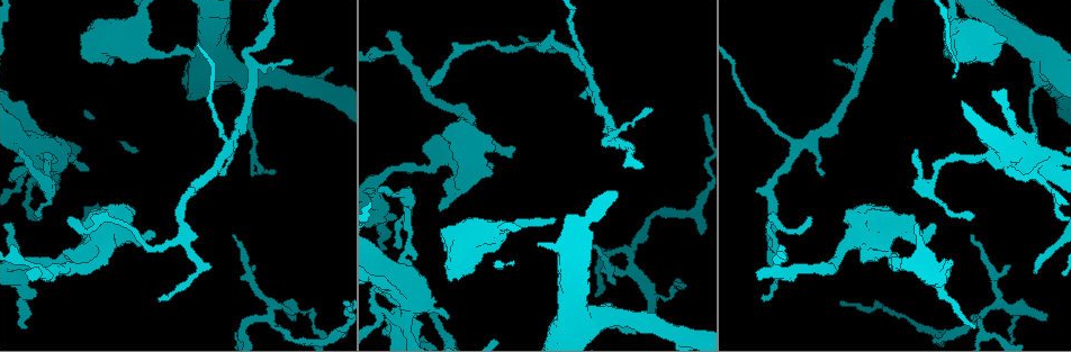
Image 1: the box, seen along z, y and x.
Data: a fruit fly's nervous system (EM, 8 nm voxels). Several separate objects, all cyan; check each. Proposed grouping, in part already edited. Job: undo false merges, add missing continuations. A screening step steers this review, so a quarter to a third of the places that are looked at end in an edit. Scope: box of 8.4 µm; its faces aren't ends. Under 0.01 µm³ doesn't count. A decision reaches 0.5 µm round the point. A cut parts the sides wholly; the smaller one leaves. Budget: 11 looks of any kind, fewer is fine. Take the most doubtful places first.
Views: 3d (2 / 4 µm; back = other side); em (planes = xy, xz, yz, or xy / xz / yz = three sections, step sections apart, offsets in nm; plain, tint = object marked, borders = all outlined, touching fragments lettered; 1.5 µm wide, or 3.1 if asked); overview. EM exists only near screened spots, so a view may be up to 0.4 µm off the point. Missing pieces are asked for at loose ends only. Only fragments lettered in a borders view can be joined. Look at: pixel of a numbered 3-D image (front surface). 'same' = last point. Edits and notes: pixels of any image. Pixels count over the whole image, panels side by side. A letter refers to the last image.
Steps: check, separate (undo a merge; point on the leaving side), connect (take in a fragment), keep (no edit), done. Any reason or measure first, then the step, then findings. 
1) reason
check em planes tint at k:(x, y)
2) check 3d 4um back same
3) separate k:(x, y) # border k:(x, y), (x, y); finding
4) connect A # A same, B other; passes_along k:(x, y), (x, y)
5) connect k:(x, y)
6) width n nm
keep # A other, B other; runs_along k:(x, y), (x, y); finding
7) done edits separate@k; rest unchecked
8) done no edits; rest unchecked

sudden change in width
check 3d 4um at 1:(403, 265)

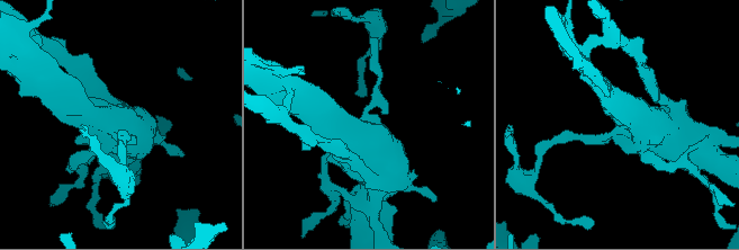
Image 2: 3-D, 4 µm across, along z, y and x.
check em planes borders at 2:(622, 132)

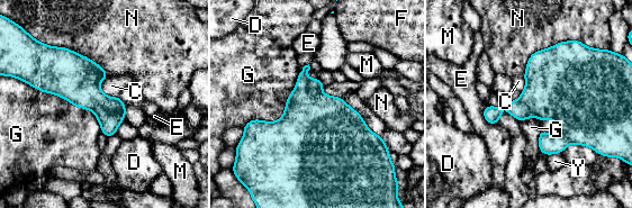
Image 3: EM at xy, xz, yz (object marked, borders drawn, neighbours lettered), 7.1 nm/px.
width 220 nm
separate 3:(109, 121) # C other, D other, E other, F other, G other, M other, N other, Y other; border 3:(92, 109), (104, 107), (124, 116); two cells meet here

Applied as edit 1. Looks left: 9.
branch stops here
check 3d 4um at 1:(1045, 314)

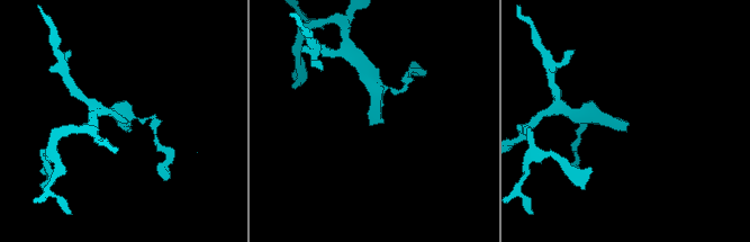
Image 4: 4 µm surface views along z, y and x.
need the tissue
check em planes tint at 4:(624, 124)

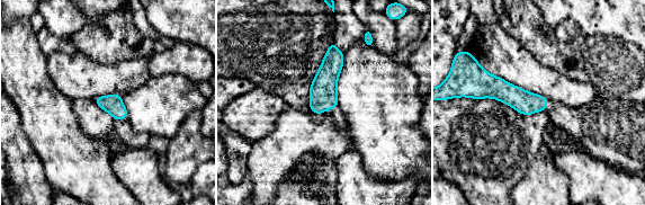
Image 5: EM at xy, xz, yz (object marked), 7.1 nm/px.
check em planes borders same

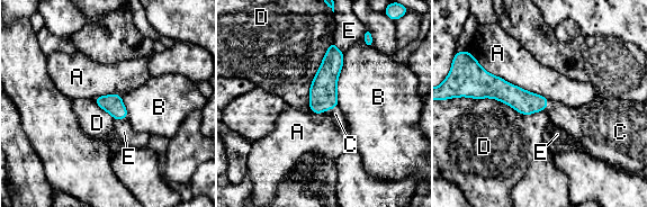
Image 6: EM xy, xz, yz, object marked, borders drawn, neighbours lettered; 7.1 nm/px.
connect C # A other, B other, C same, D other, E other; passes_along 6:(323, 96), (328, 109), (335, 114); the cell continues

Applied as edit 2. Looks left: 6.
branch stops here
check 3d 2um at 1:(1006, 40)

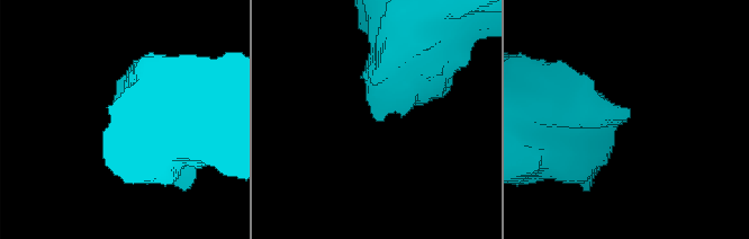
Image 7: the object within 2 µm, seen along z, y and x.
need the tissue
check em planes borders at 7:(378, 119)

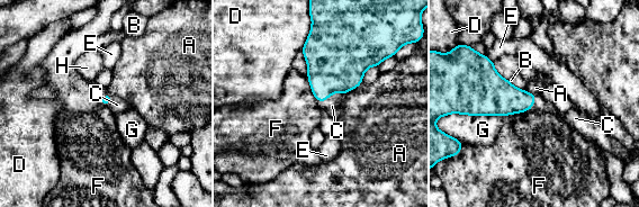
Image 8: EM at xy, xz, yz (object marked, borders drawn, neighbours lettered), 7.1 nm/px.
connect C # A other, B other, C same, D other, E other, F other, G other, H other; passes_along 8:(336, 61), (330, 95), (332, 106); it goes on there

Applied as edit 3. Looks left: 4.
thin end
check em planes borders at 1:(916, 151)

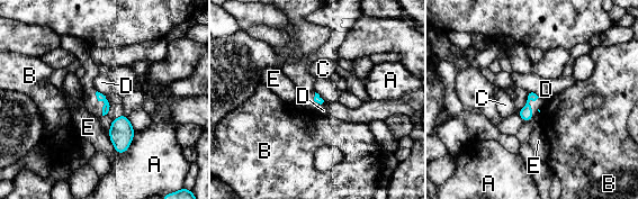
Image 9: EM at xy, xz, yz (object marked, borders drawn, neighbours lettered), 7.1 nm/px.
longest_contact A 200 nm
keep # A other, B other, C other, D other, E other; border 9:(529, 92), (535, 92), (539, 97); no lettered fragment goes on from it

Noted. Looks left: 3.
done edits separate@3, connect@6, connect@8; rest unchecked

